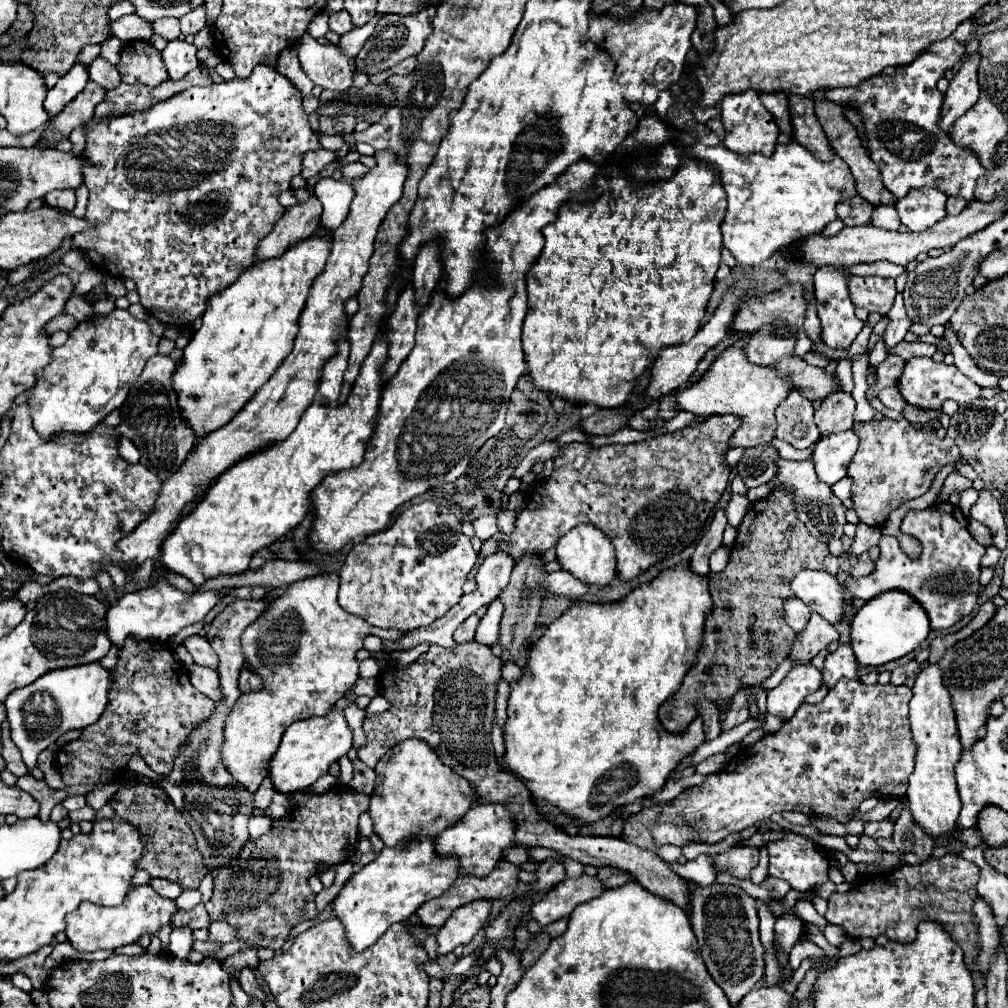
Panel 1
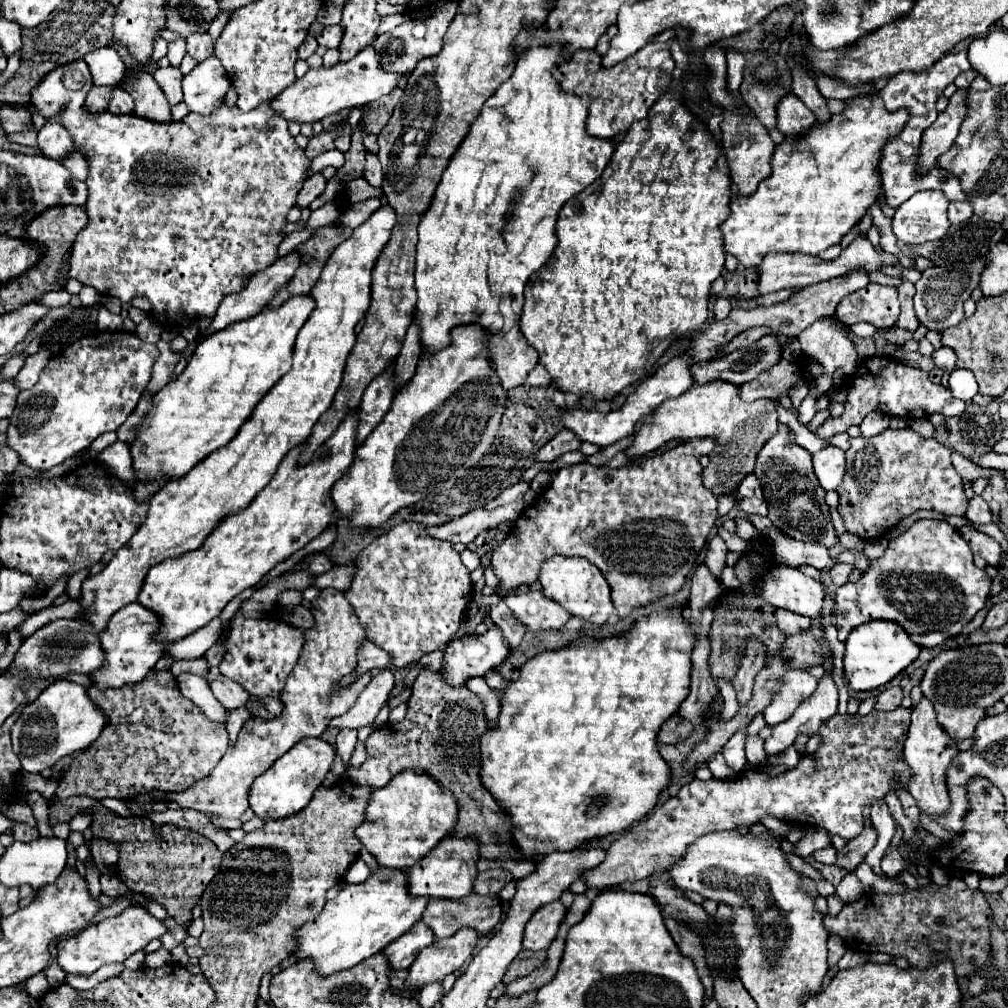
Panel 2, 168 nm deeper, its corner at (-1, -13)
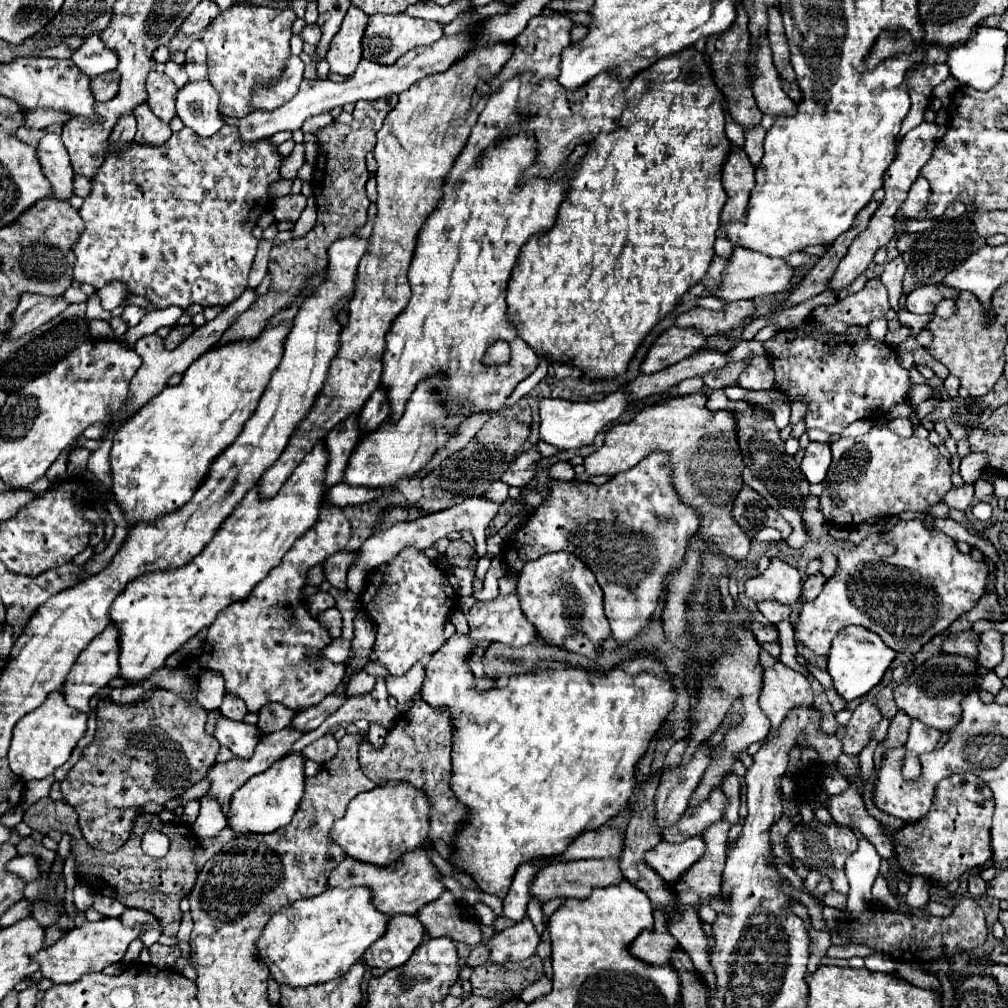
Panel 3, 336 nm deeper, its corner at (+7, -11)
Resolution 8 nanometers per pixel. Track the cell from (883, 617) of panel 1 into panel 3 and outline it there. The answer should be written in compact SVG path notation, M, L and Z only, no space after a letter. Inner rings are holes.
M845 627L831 641L831 651L827 655L827 673L831 675L833 687L839 697L843 697L845 701L853 701L867 695L881 681L895 655L897 653L891 651L879 639L879 635L873 635L865 627Z

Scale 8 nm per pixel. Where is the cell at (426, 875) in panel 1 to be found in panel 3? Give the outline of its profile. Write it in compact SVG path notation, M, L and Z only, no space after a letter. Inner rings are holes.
M365 887L327 889L317 897L299 899L277 911L265 925L261 937L257 939L257 957L267 965L269 975L279 985L289 985L289 987L319 985L347 973L349 967L363 957L363 953L371 947L371 943L375 943L383 935L385 925L387 925L387 915L379 915L379 911L375 911L371 903L371 893Z

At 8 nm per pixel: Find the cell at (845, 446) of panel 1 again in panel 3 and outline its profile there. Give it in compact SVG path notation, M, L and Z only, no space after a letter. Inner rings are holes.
M809 443L801 461L801 471L809 483L821 483L831 465L831 449L827 443Z

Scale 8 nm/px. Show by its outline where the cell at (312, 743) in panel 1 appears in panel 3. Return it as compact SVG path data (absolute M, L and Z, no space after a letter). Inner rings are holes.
M291 753L275 761L267 771L251 777L241 789L231 795L227 825L235 831L235 835L273 833L291 821L303 797L303 763L305 759L299 753Z

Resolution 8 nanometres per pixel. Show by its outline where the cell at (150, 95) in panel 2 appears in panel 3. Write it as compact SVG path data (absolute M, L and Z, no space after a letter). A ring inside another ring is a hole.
M147 103L139 105L135 109L135 119L137 119L137 133L135 133L135 143L141 145L163 145L171 137L171 129L165 123L159 123L155 119L153 111L147 107Z

